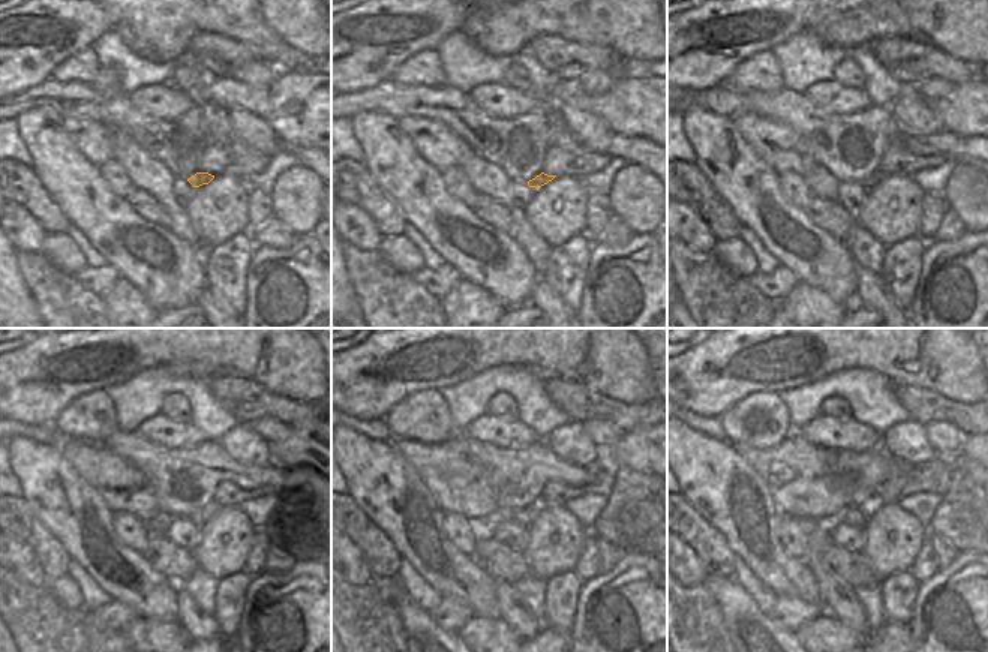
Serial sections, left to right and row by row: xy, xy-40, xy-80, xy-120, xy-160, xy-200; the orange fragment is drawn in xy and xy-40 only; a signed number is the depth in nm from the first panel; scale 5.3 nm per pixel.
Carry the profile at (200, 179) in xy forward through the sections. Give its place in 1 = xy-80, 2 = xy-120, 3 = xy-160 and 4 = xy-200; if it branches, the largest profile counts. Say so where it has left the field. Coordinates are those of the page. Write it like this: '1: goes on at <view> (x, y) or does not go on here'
1: goes on at xy-80 (871, 182)
2: goes on at xy-120 (204, 513)
3: goes on at xy-160 (522, 516)
4: goes on at xy-200 (856, 517)

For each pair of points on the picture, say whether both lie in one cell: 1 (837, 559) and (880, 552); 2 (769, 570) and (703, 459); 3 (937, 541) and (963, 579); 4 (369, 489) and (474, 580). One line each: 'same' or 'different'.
1: different
2: same
3: different
4: same

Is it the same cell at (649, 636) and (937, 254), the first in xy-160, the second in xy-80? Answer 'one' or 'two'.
one

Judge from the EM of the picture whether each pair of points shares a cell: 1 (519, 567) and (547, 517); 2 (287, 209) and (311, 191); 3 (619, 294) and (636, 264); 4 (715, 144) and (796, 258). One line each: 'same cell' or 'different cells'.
1: different cells
2: same cell
3: same cell
4: same cell

